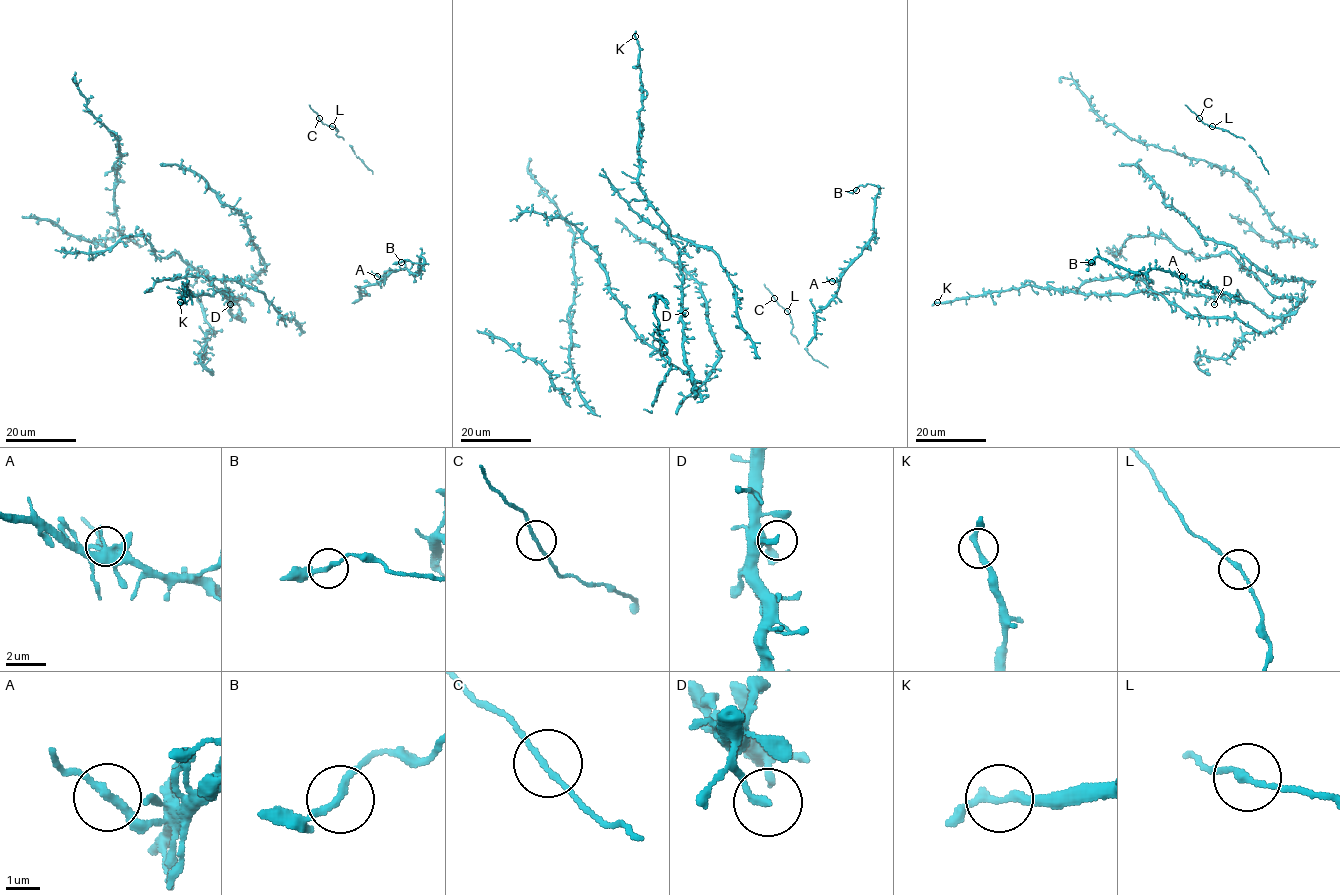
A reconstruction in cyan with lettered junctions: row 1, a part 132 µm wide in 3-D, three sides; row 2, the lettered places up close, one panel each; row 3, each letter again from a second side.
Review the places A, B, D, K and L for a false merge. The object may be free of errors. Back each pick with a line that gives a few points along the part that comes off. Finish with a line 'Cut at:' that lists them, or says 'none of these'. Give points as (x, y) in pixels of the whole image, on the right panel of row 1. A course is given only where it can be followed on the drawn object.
Cut at: none of these

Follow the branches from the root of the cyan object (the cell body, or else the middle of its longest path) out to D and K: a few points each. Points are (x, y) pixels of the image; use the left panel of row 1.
D: (239, 298), (240, 310), (236, 317), (229, 311), (227, 297), (230, 304)
K: (239, 298), (236, 317), (229, 311), (227, 291), (183, 294), (184, 285), (187, 292), (180, 302)

